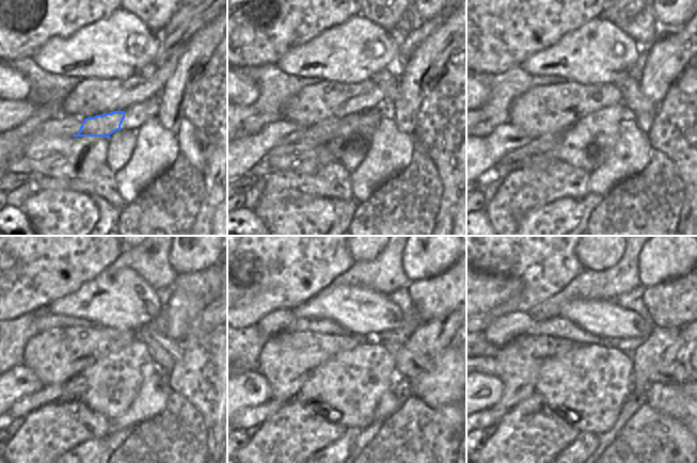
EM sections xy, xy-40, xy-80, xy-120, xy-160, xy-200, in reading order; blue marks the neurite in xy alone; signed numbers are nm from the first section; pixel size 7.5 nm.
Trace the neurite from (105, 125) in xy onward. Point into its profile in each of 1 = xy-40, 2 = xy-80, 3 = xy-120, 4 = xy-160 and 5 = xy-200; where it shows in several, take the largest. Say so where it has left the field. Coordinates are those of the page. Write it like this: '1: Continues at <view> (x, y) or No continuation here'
1: Continues at xy-40 (321, 132)
2: Continues at xy-80 (511, 161)
3: Continues at xy-120 (46, 395)
4: Continues at xy-160 (257, 414)
5: Continues at xy-200 (488, 418)

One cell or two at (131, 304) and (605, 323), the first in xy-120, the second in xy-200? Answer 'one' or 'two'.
one

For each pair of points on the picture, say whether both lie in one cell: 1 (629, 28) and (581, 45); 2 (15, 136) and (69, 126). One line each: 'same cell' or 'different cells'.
1: different cells
2: different cells

